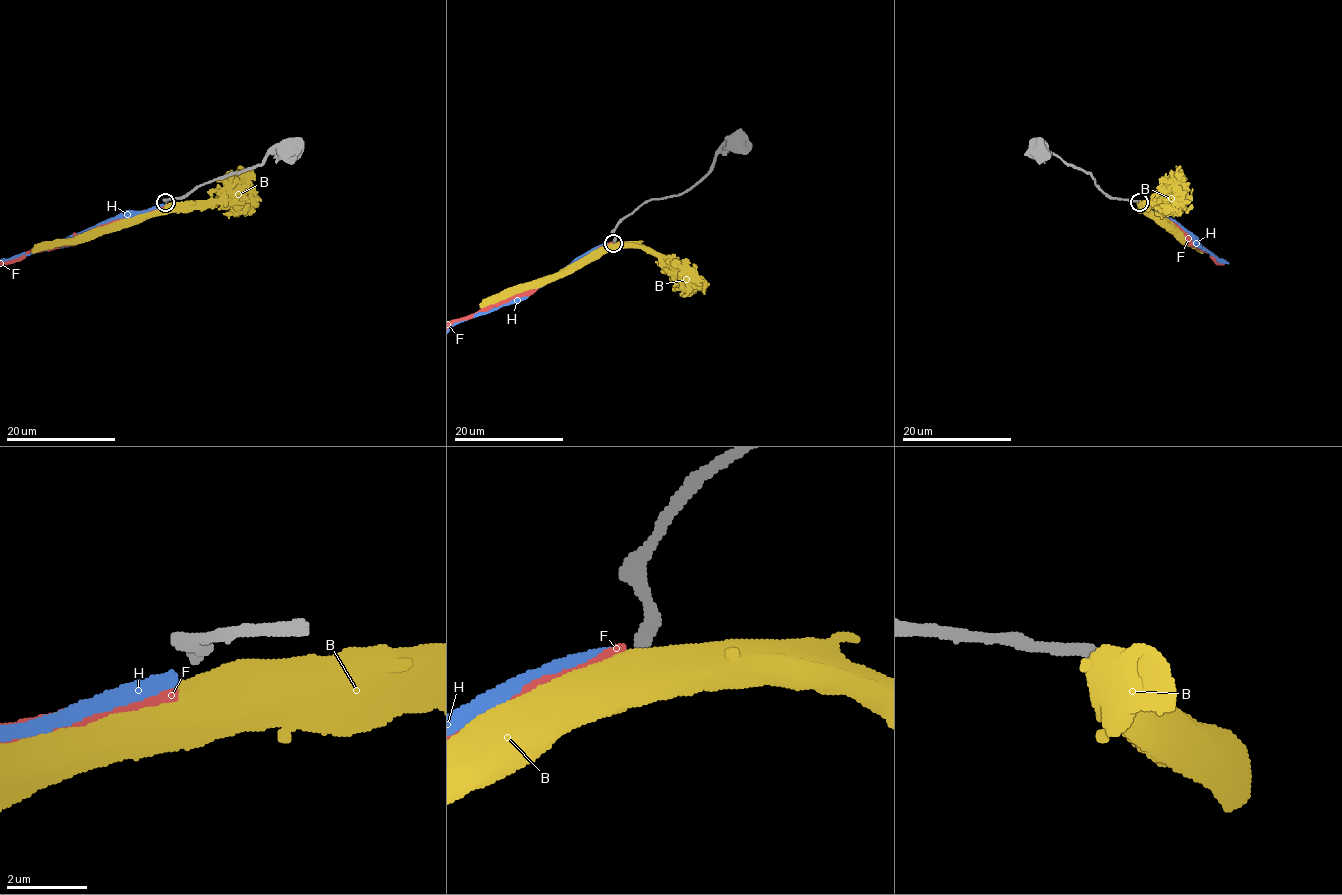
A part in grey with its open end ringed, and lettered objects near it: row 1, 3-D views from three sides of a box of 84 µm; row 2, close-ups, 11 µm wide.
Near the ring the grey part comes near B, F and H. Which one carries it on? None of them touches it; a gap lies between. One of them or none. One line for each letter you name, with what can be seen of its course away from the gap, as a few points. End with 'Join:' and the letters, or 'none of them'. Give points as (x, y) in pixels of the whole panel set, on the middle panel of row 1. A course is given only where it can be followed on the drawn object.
Join: none of them

